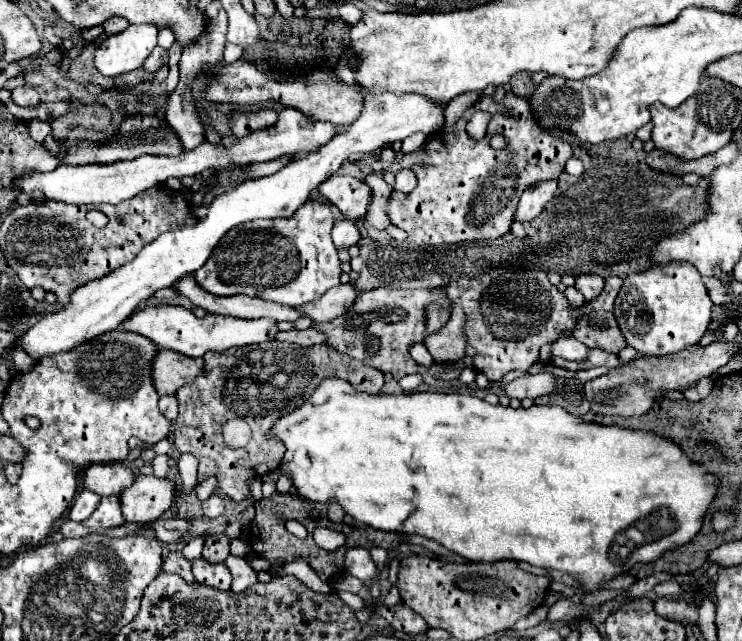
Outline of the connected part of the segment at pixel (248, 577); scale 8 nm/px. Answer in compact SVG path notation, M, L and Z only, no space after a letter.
M228 556L226 562L224 562L230 572L232 572L232 590L238 594L238 592L244 592L248 586L256 584L258 578L256 578L256 572L250 568L250 564L244 560L244 558L238 558L238 556Z

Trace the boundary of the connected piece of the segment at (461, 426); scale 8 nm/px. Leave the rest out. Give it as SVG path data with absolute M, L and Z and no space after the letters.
M324 378L318 388L314 390L314 394L298 408L294 408L292 412L288 412L286 416L282 416L280 420L274 422L274 426L270 428L268 432L270 438L278 438L284 446L286 446L286 454L282 458L282 464L280 464L280 470L282 474L290 476L290 480L294 478L294 488L298 492L300 498L308 500L308 502L320 502L320 504L330 504L330 502L336 502L342 506L342 510L346 514L350 514L354 520L362 522L362 524L368 524L370 528L374 530L384 530L384 532L404 532L404 534L420 534L420 536L426 536L426 538L432 538L436 542L440 542L442 546L446 546L448 550L464 556L466 560L470 562L498 562L498 560L524 560L532 566L538 566L538 568L554 568L554 570L560 570L560 572L566 572L570 574L572 578L576 578L580 582L580 586L588 592L596 592L600 588L600 582L604 580L610 580L612 576L620 574L620 572L628 572L632 568L632 564L636 562L652 562L656 560L656 556L660 556L662 552L670 550L670 548L676 548L676 546L682 546L682 544L688 544L702 528L702 518L708 510L708 506L712 504L714 500L714 494L716 494L716 476L712 476L708 470L700 468L698 464L692 464L692 460L688 460L684 456L684 452L680 452L680 448L676 448L676 444L672 444L670 440L660 440L660 436L652 436L652 432L628 432L628 428L608 428L608 426L600 426L600 424L592 424L592 422L582 422L578 416L572 416L568 414L564 408L560 406L530 406L530 408L510 408L510 406L490 406L486 400L480 400L480 398L474 398L474 396L466 396L466 394L438 394L438 392L412 392L412 394L376 394L376 396L370 396L366 392L356 392L354 386L342 378Z

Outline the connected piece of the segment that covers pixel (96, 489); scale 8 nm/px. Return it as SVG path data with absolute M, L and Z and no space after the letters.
M90 464L82 474L82 484L98 496L112 496L132 484L134 472L122 464Z

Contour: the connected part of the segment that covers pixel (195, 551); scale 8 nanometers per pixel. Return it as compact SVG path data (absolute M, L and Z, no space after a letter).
M196 536L196 538L192 538L186 546L184 546L184 550L182 550L182 554L186 556L186 560L196 560L196 558L200 558L200 554L202 554L202 544L204 544L204 536Z

